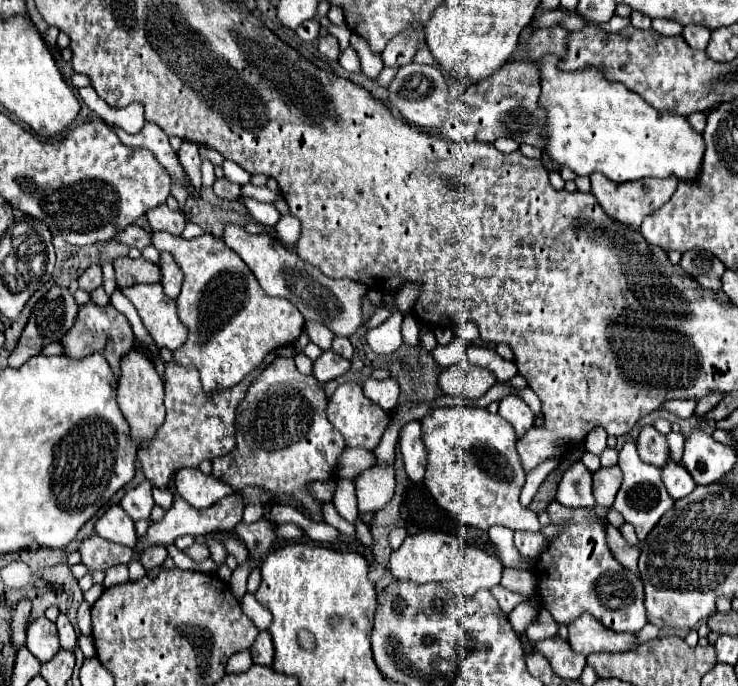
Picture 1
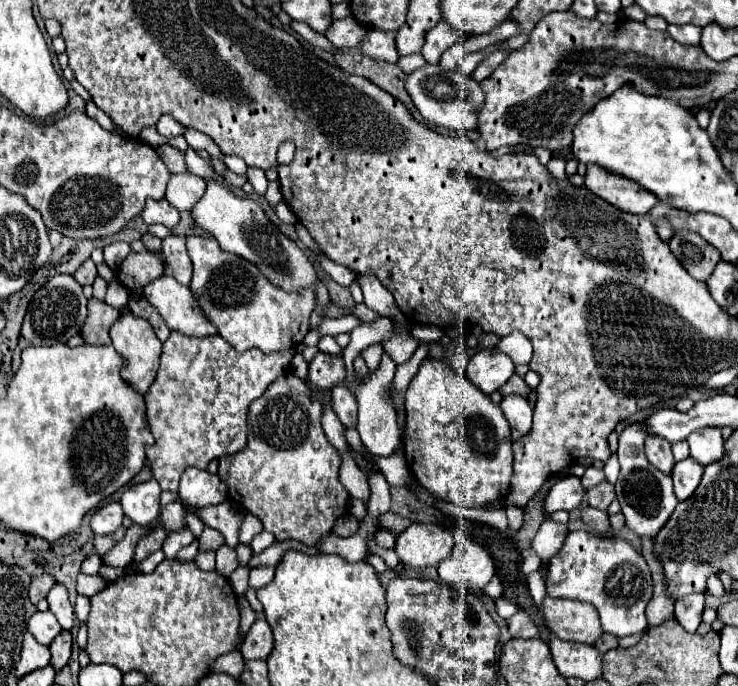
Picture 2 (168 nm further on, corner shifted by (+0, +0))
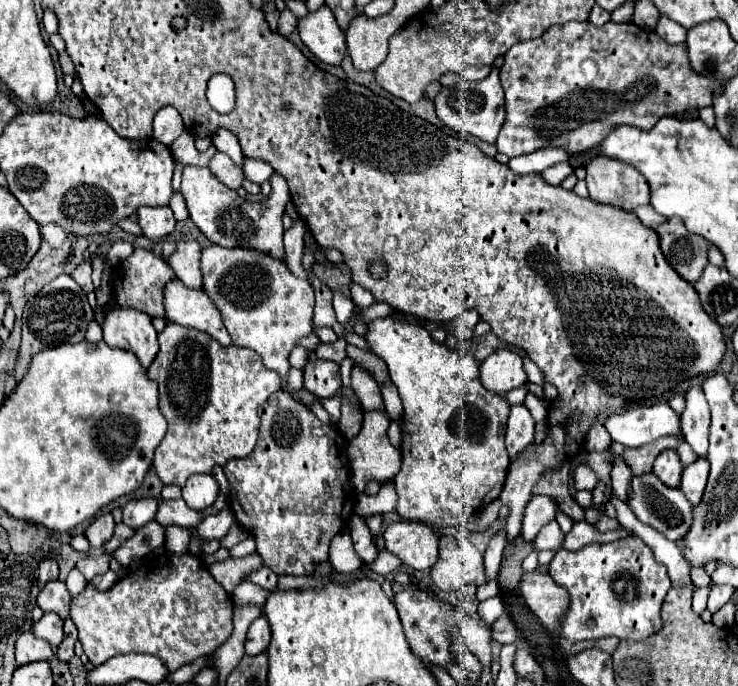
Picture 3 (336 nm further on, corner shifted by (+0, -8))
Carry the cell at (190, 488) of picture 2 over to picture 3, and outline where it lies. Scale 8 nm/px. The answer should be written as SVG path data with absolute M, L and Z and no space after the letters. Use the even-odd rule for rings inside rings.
M191 475L183 487L185 503L195 511L213 507L219 497L219 485L211 475Z

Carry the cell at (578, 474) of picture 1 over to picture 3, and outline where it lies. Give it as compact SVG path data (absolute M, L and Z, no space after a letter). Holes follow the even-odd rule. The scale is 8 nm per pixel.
M537 495L529 501L529 507L525 509L525 517L523 517L523 527L521 527L521 535L527 541L533 541L537 537L537 533L555 519L555 515L559 513L557 503L553 497L545 497L545 495Z

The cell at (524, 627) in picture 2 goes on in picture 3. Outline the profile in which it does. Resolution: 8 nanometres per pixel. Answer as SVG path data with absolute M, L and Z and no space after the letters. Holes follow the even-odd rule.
M509 615L499 617L499 619L495 621L495 625L491 625L491 635L493 635L493 639L495 639L497 643L501 643L501 645L515 643L517 637L519 637L515 625L513 625L511 619L509 619Z

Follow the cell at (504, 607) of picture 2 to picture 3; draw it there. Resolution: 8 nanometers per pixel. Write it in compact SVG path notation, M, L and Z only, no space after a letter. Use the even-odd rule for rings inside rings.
M491 597L483 603L479 603L479 617L487 623L487 625L493 625L501 615L505 613L505 607L501 603L499 597Z

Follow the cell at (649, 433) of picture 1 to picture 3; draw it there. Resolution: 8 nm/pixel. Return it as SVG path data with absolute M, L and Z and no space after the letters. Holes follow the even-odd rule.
M673 449L663 451L655 463L653 463L653 473L667 485L667 487L679 487L683 465Z

